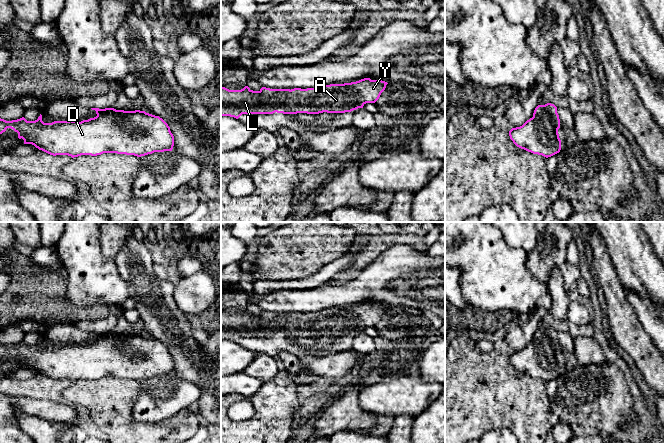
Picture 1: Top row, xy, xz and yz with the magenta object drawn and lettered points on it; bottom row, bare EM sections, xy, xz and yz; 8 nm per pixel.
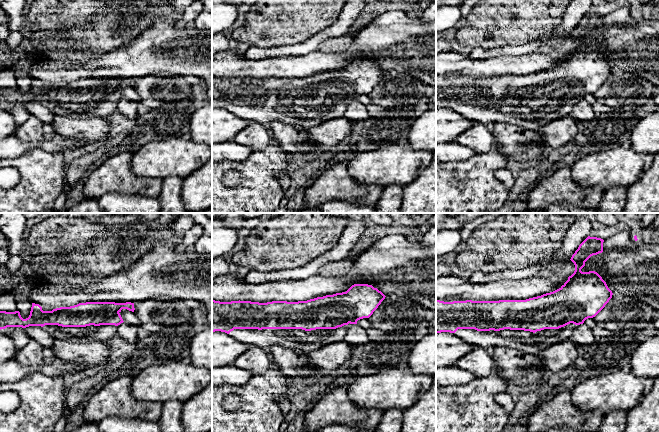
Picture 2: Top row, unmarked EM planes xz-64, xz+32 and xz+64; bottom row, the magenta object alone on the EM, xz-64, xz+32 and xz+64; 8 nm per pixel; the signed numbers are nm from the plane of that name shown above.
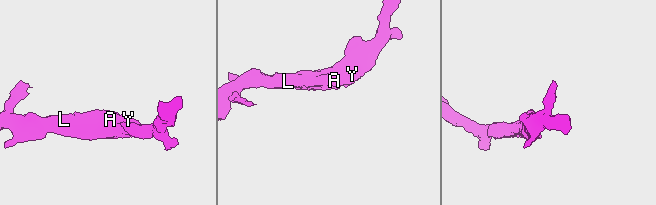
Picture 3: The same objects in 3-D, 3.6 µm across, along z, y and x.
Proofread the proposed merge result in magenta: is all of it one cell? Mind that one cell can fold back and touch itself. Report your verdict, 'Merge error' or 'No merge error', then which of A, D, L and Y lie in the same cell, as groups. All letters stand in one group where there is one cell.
No merge error. Groups: A D L Y

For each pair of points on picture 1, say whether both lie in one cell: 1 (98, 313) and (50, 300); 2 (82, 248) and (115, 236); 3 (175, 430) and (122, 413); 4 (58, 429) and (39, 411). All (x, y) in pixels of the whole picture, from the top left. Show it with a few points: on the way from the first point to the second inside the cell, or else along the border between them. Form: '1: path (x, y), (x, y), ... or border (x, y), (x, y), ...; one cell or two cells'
1: path (86, 314), (67, 314), (62, 312); one cell
2: border (98, 233), (101, 253), (106, 258), (113, 259); two cells
3: path (162, 430), (138, 430), (134, 426); one cell
4: border (27, 413), (51, 421), (63, 421), (72, 424); two cells

